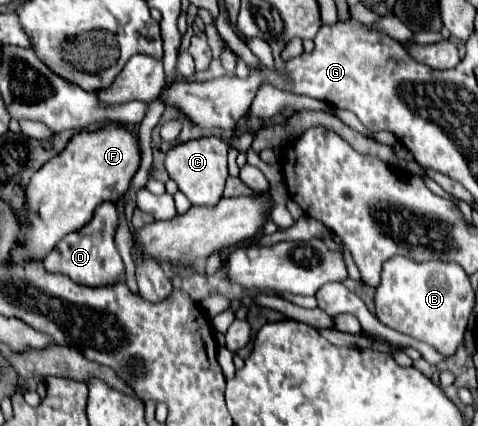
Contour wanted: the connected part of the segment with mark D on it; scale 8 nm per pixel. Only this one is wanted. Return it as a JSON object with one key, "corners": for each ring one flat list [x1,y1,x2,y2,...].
{"corners":[[102,203,94,211,94,217,90,223,86,223,82,229,68,233,46,257,44,265,48,265,48,271,56,271,62,275,68,275,72,281,80,285,90,287,102,287,112,285,122,279,124,265,118,255,118,249,114,245,114,233,118,229,118,205,116,203]]}

